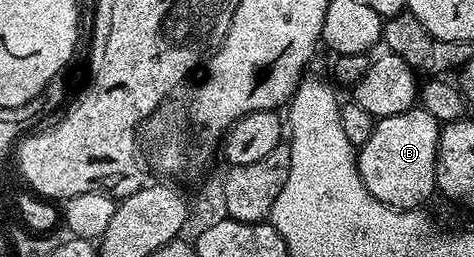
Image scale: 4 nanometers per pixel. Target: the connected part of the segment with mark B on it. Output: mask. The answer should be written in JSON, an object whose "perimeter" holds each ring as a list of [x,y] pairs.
{"perimeter":[[[415,107],[400,115],[388,115],[375,120],[368,143],[357,150],[358,174],[368,191],[380,203],[397,209],[419,208],[430,196],[435,196],[436,151],[440,122],[428,111]]]}

